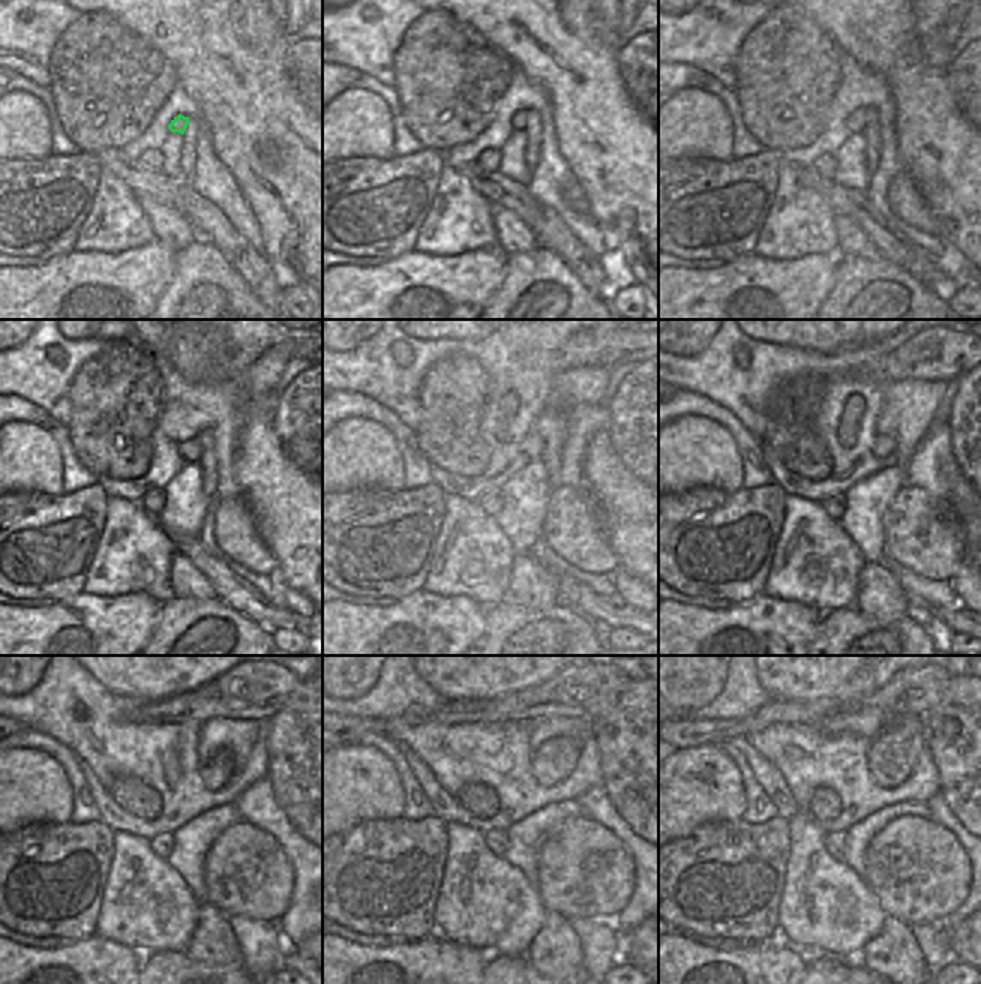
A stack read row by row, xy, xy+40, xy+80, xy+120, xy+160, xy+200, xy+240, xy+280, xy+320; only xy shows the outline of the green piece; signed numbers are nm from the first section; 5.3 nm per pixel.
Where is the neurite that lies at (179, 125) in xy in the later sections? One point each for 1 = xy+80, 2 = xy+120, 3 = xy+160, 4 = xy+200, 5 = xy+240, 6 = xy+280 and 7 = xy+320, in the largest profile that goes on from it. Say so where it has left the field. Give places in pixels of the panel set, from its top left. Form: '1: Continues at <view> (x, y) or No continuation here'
1: Continues at xy+80 (855, 122)
2: Continues at xy+120 (189, 452)
3: Continues at xy+160 (531, 446)
4: Continues at xy+200 (882, 446)
5: Continues at xy+240 (215, 773)
6: Continues at xy+280 (554, 761)
7: Continues at xy+320 (891, 755)

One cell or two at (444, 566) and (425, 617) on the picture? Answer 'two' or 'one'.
two

